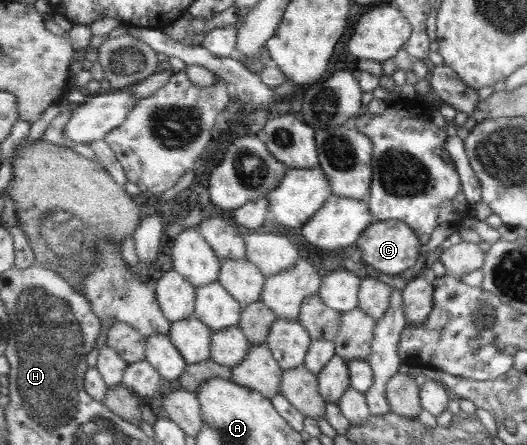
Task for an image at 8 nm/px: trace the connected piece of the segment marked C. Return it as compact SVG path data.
M377 220L370 224L355 241L364 264L370 265L386 275L396 275L414 265L420 245L415 233L403 222L398 220Z

